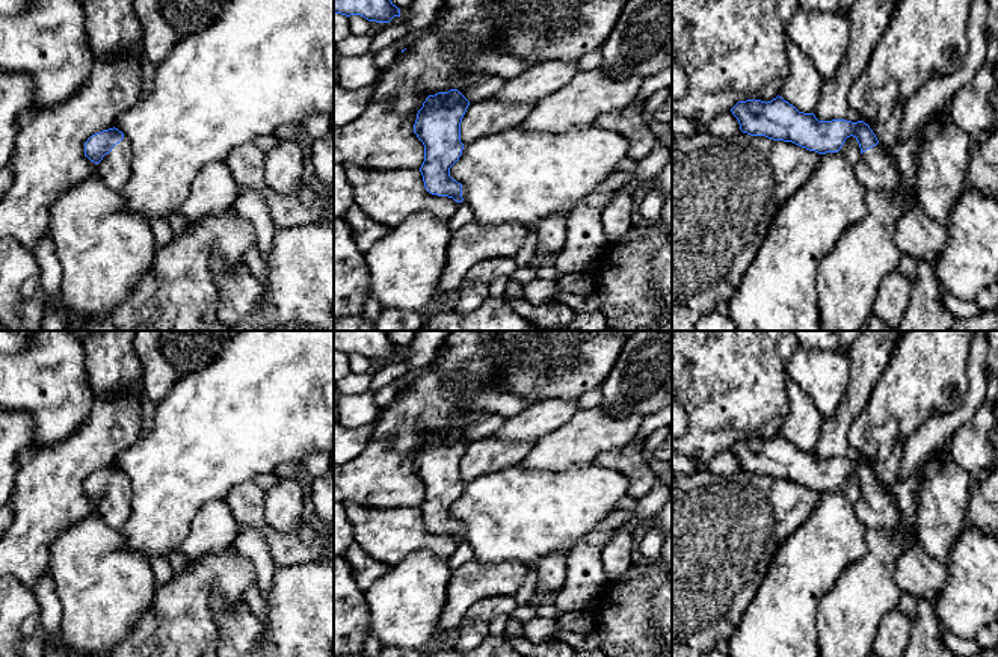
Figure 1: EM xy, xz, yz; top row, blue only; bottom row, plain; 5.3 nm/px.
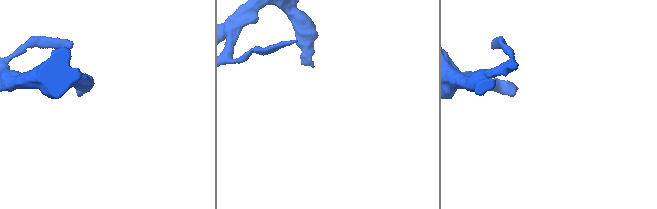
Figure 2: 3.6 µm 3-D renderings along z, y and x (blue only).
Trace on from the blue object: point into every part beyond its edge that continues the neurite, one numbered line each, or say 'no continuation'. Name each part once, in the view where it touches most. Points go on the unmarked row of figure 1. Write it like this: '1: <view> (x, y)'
1: xy (115, 506)

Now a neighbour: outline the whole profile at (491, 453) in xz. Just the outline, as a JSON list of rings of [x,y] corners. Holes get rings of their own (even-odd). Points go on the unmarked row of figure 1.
[[[495,433],[470,441],[460,461],[460,480],[464,483],[507,467],[519,465],[534,441],[506,443]]]

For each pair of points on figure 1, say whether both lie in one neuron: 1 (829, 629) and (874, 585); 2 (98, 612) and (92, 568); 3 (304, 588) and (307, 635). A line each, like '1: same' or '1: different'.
1: same
2: same
3: same

